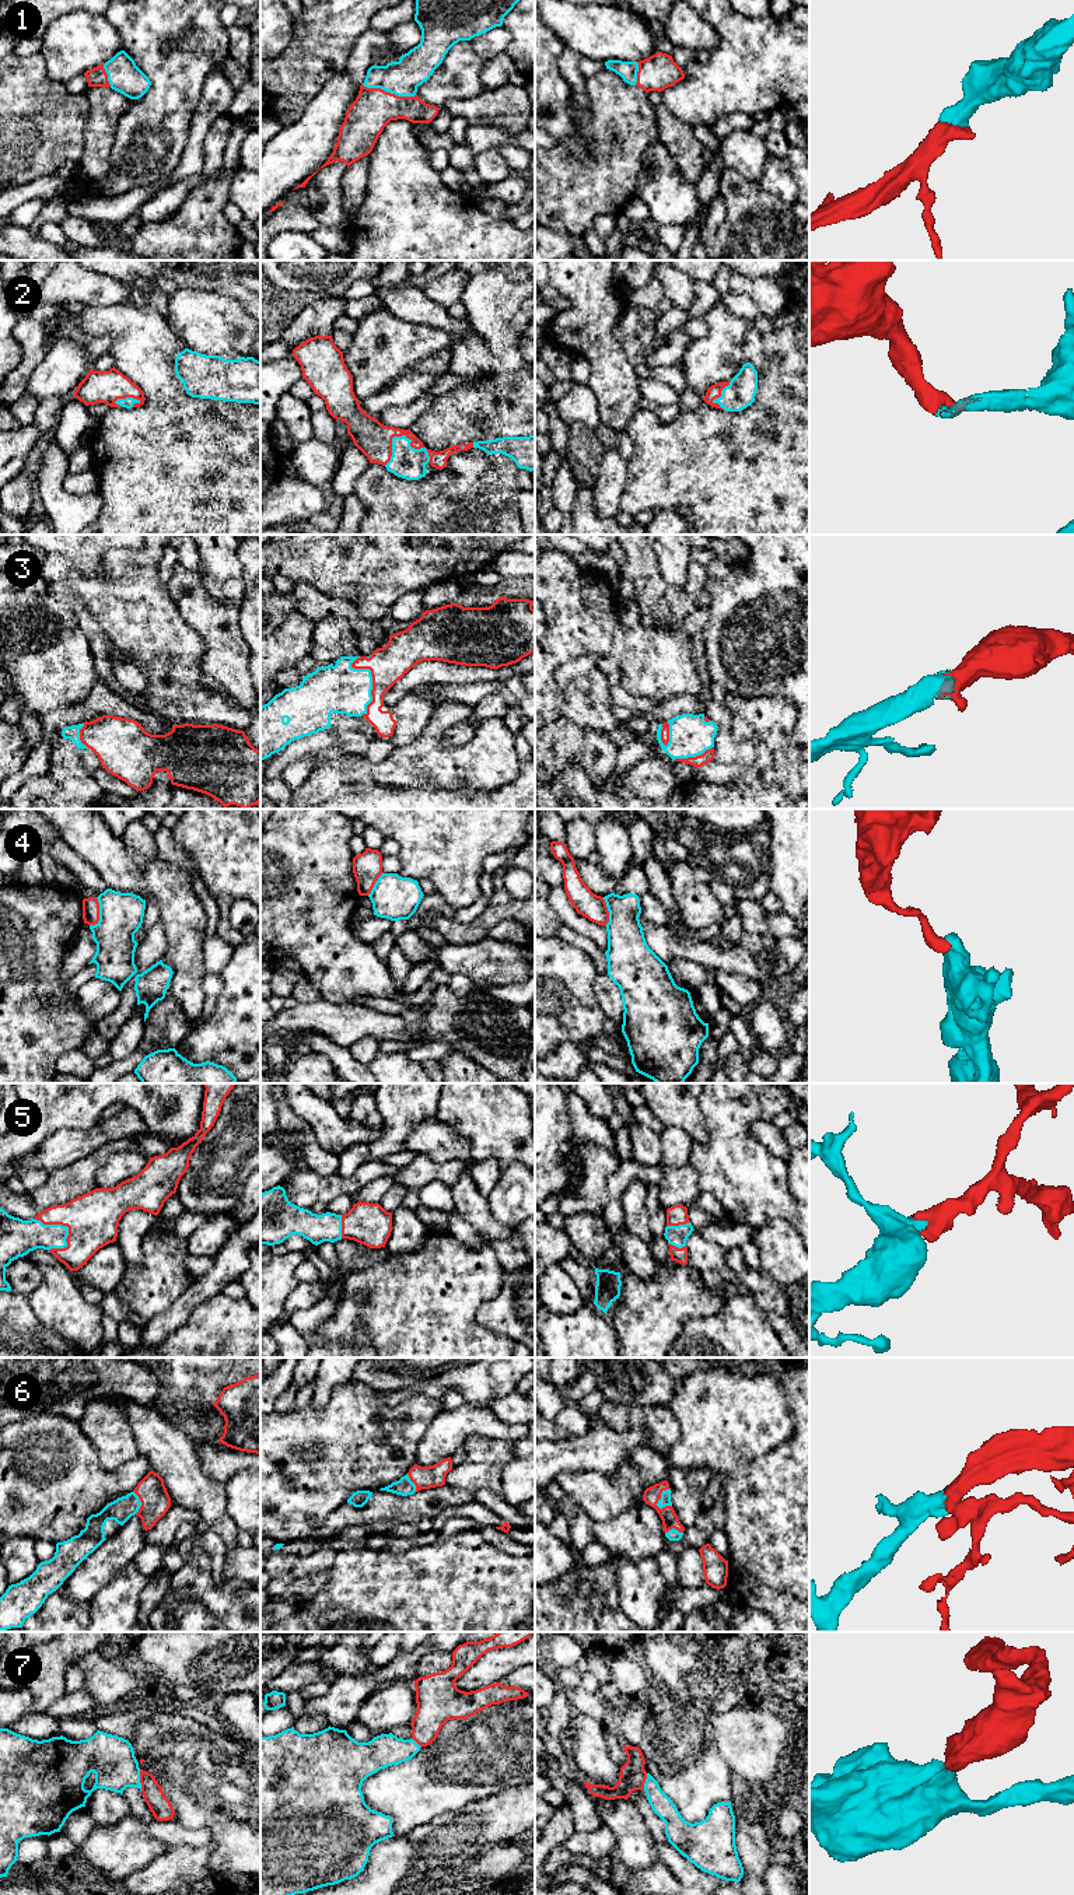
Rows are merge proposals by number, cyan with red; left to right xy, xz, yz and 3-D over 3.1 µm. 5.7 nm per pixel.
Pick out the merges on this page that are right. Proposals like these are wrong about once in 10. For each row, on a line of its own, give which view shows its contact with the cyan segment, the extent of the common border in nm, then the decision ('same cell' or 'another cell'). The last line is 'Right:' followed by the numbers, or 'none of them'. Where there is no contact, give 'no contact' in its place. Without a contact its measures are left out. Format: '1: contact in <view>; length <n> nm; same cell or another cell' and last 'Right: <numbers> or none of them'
1: contact in xz; length 320 nm; same cell
2: contact in xz; length 280 nm; same cell
3: contact in xz; length 340 nm; same cell
4: contact in xy; length 170 nm; another cell
5: contact in xy; length 260 nm; same cell
6: contact in yz; length 140 nm; same cell
7: contact in xy; length 130 nm; another cell
Right: 1, 2, 3, 5, 6

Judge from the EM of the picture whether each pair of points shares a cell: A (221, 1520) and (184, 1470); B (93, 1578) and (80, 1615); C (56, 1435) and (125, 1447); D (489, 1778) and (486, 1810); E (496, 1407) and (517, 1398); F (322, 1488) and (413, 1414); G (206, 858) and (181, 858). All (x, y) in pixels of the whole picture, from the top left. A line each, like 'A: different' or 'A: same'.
A: same
B: different
C: different
D: different
E: same
F: same
G: different

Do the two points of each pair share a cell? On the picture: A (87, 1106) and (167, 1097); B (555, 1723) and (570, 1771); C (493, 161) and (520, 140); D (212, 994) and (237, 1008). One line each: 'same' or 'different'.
A: same
B: same
C: different
D: different

